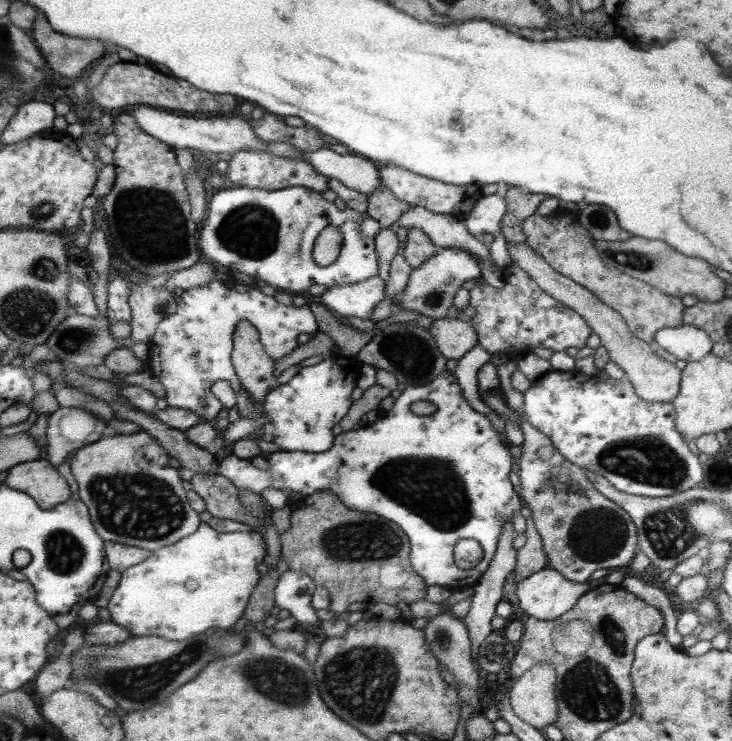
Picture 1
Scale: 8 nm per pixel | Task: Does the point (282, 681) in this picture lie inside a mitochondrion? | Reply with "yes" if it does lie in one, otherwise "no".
yes

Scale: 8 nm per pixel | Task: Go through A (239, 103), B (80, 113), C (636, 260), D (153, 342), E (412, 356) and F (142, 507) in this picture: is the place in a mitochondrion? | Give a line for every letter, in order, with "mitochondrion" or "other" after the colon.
A: other
B: other
C: mitochondrion
D: other
E: mitochondrion
F: mitochondrion

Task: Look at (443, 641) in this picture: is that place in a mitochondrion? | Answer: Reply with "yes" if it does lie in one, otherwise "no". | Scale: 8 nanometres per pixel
yes

